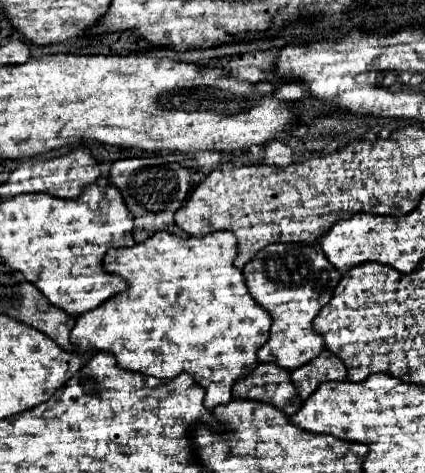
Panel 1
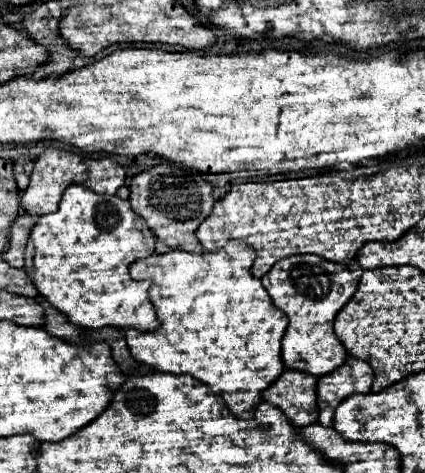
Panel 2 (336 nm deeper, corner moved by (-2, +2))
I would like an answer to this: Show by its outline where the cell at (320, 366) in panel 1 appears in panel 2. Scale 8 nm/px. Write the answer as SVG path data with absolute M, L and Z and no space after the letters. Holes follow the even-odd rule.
M347 357L345 365L333 373L319 379L319 423L323 427L333 427L333 415L339 403L355 393L369 393L375 373L371 365L357 357Z

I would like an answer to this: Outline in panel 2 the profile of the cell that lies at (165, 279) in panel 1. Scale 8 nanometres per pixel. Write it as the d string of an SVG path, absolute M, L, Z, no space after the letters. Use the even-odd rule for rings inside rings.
M229 241L227 251L217 253L187 253L187 251L169 251L165 255L153 255L141 261L135 261L129 271L133 279L149 279L149 299L157 311L157 317L163 327L151 333L127 329L125 337L131 349L131 355L145 365L155 367L163 373L173 375L193 375L195 379L209 385L209 389L221 395L229 411L237 419L251 419L257 405L261 403L261 393L277 381L285 371L281 361L281 337L287 329L287 315L279 311L259 279L251 275L251 265L255 261L255 251L245 241Z

